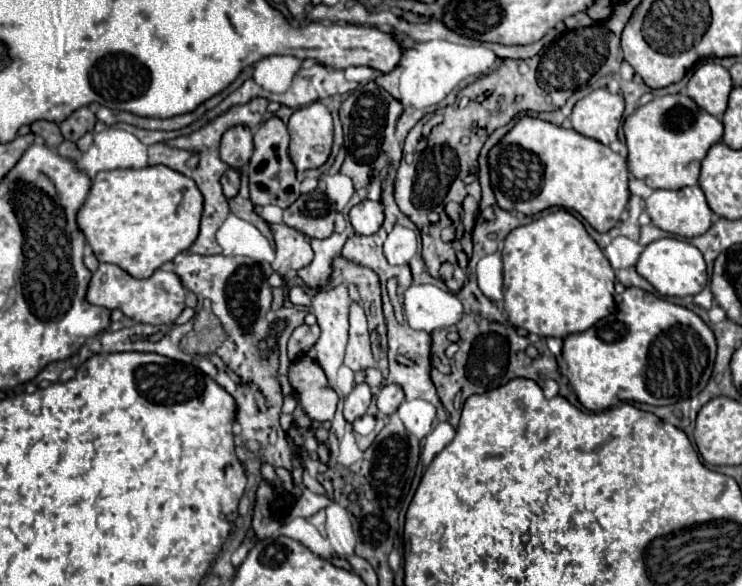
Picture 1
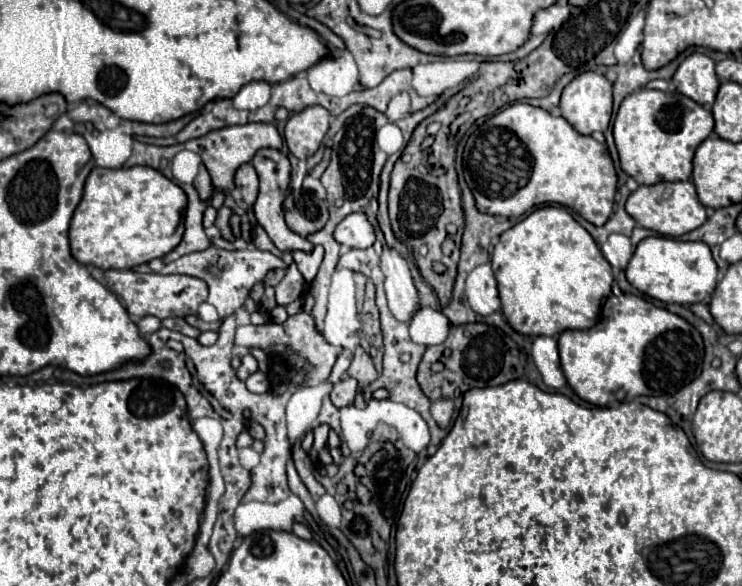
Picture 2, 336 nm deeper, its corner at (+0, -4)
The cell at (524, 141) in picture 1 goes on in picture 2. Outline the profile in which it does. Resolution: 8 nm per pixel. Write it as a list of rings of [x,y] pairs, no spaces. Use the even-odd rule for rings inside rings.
[[[514,103],[470,131],[464,147],[464,181],[480,213],[522,217],[532,207],[558,203],[594,225],[604,225],[612,213],[618,179],[604,143],[580,135],[564,117]]]

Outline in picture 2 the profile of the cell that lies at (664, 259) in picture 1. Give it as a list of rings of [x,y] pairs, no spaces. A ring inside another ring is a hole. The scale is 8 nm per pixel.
[[[646,237],[638,243],[628,267],[626,279],[644,295],[662,303],[694,305],[706,301],[718,281],[718,267],[710,247],[700,241],[674,241],[668,237]]]

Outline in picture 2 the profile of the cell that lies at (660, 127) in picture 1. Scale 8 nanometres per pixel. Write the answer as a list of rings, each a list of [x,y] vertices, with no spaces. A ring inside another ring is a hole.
[[[638,89],[624,97],[618,115],[614,119],[614,141],[620,155],[620,167],[624,173],[634,177],[640,185],[654,185],[658,181],[688,181],[692,175],[692,157],[696,147],[712,133],[714,119],[712,113],[702,105],[684,97],[678,91],[656,91],[656,89]]]

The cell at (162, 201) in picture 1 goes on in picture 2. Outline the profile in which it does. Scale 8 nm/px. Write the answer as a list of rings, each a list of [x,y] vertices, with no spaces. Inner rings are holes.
[[[94,167],[84,183],[84,195],[74,211],[70,223],[70,251],[82,265],[96,265],[100,269],[132,269],[148,263],[154,257],[164,257],[182,239],[182,215],[186,209],[186,193],[160,171],[152,167],[122,167],[102,169]]]

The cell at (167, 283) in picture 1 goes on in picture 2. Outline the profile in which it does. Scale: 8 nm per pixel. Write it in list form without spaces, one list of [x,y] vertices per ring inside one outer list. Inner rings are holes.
[[[108,269],[104,271],[108,289],[120,299],[120,303],[126,307],[126,311],[134,317],[154,315],[158,319],[166,317],[184,317],[184,315],[196,315],[198,305],[206,301],[208,297],[208,285],[198,277],[188,275],[160,275],[160,273],[138,273],[138,271],[118,271]]]

